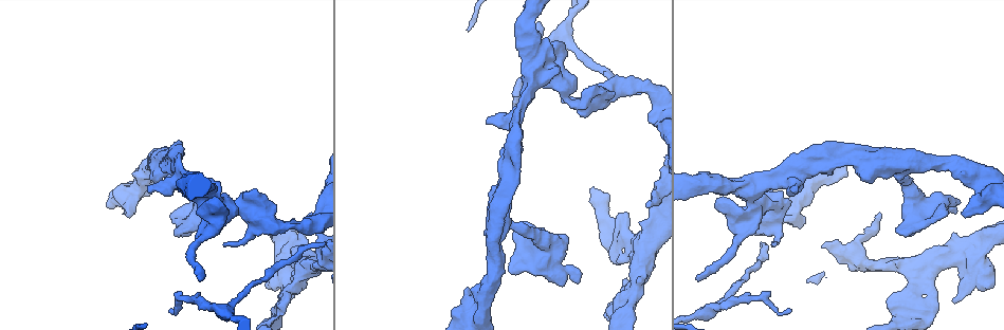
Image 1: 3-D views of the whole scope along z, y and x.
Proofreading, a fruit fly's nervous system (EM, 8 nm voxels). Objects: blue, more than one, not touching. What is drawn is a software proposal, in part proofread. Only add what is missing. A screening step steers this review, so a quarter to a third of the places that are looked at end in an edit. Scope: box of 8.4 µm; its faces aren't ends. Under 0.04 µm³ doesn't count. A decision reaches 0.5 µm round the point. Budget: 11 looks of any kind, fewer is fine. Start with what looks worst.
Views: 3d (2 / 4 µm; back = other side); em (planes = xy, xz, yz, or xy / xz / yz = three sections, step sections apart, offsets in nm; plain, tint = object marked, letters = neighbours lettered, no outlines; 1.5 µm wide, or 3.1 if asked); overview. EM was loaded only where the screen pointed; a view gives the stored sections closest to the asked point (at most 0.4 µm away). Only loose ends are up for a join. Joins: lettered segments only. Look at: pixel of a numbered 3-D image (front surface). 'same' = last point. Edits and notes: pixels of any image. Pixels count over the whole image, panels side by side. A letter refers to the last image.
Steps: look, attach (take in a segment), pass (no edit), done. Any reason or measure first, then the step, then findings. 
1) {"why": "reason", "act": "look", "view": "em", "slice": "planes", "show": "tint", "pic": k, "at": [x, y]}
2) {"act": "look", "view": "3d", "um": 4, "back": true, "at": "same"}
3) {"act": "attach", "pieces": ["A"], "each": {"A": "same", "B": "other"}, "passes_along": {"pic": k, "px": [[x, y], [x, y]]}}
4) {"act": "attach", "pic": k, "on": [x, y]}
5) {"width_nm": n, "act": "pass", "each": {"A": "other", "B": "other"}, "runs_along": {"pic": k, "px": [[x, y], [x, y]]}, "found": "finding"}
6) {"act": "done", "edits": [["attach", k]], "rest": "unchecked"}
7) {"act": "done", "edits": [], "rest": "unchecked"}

{"why": "free end", "act": "look", "view": "3d", "um": 2, "pic": 1, "at": [645, 204]}

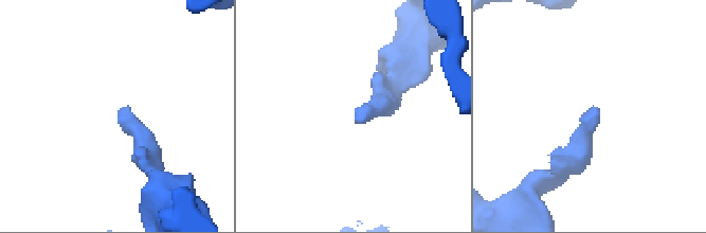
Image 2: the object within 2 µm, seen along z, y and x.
{"act": "look", "view": "em", "slice": "planes", "show": "letters", "pic": 2, "at": [597, 111]}

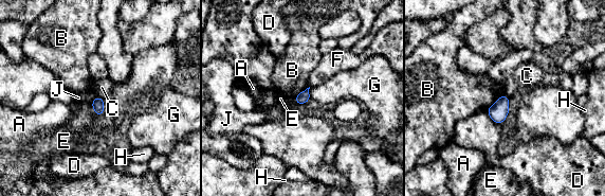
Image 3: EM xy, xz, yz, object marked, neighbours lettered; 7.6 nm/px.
{"act": "pass", "each": {"A": "other", "B": "other", "C": "other", "D": "other", "E": "other", "F": "other", "G": "other", "H": "other", "J": "other"}, "border": {"pic": 3, "px": [[96, 95], [103, 99]]}, "found": "no lettered segment goes on from it"}

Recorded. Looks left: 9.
{"why": "branch stops here", "act": "look", "view": "3d", "um": 2, "pic": 1, "at": [962, 214]}

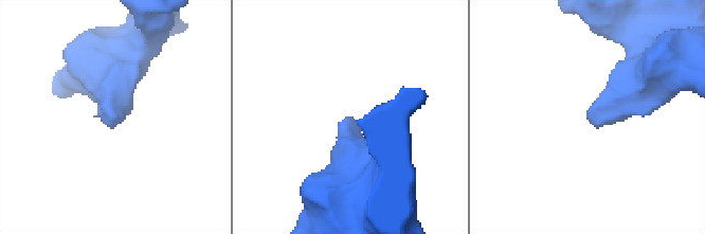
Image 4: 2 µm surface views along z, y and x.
{"why": "shape alone is not enough", "act": "look", "view": "em", "slice": "yz", "step": 4, "show": "letters", "pic": 4, "at": [114, 119]}

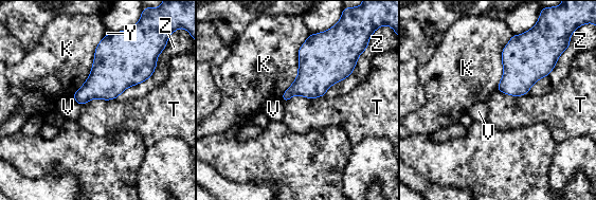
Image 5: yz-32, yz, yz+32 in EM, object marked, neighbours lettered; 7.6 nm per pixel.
{"width_nm": 160, "act": "pass", "each": {"K": "other", "T": "other", "V": "other", "Y": "other", "Z": "other"}, "found": "none of them fits"}

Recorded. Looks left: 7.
{"why": "tapers out", "act": "look", "view": "3d", "um": 2, "pic": 1, "at": [539, 21]}

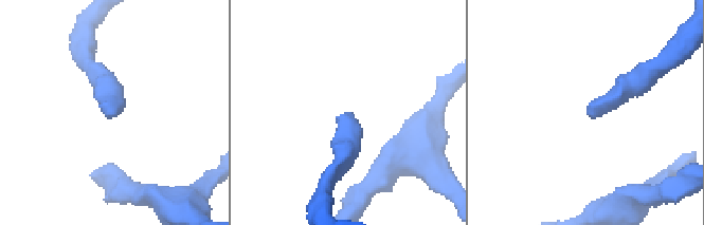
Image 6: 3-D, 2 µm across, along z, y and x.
{"act": "look", "view": "em", "slice": "planes", "show": "letters", "pic": 6, "at": [114, 115]}

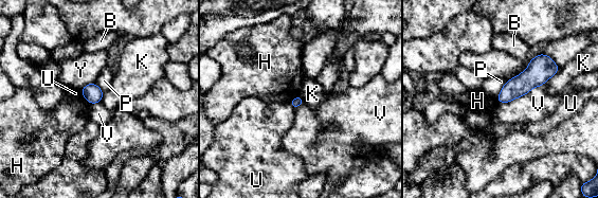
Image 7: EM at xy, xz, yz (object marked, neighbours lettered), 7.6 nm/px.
{"act": "pass", "each": {"B": "other", "H": "other", "K": "other", "P": "other", "U": "other", "V": "other", "Y": "other"}, "border": {"pic": 7, "px": [[543, 84], [508, 102], [500, 103]]}, "found": "none of them fits"}

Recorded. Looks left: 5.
{"why": "branch stops here", "act": "look", "view": "em", "slice": "xy", "step": 4, "show": "tint", "pic": 1, "at": [788, 159]}

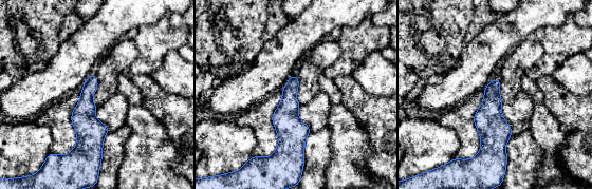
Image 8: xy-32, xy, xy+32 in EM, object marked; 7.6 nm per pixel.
{"act": "look", "view": "em", "slice": "planes", "show": "tint", "at": "same"}

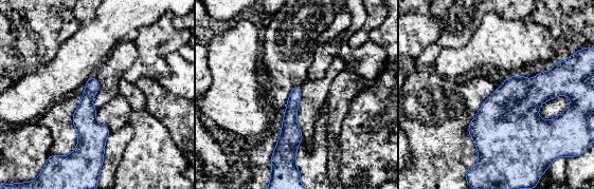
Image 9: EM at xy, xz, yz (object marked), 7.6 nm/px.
{"why": "what lies round it", "act": "look", "view": "em", "slice": "planes", "show": "letters", "at": "same"}

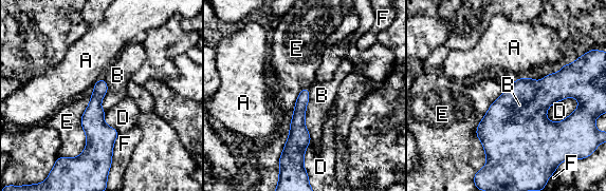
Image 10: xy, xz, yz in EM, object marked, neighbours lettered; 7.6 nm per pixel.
{"longest_contact_nm": ["E", 650], "act": "pass", "each": {"A": "other", "B": "other", "D": "other", "E": "other", "F": "other"}, "runs_along": {"pic": 10, "px": [[102, 82], [94, 104], [93, 159]]}, "found": "none of them fits"}

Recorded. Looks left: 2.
{"act": "done", "edits": [], "rest": "unchecked"}

